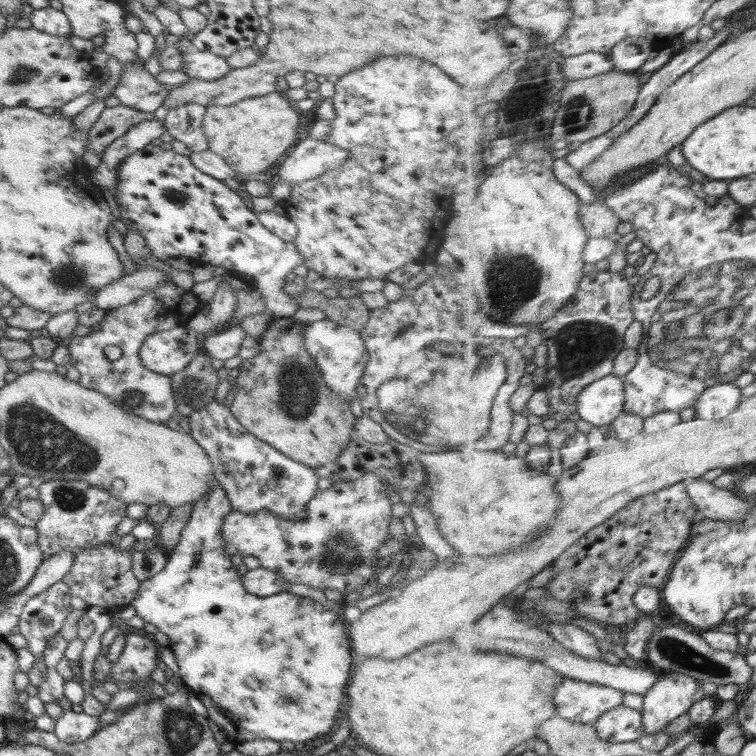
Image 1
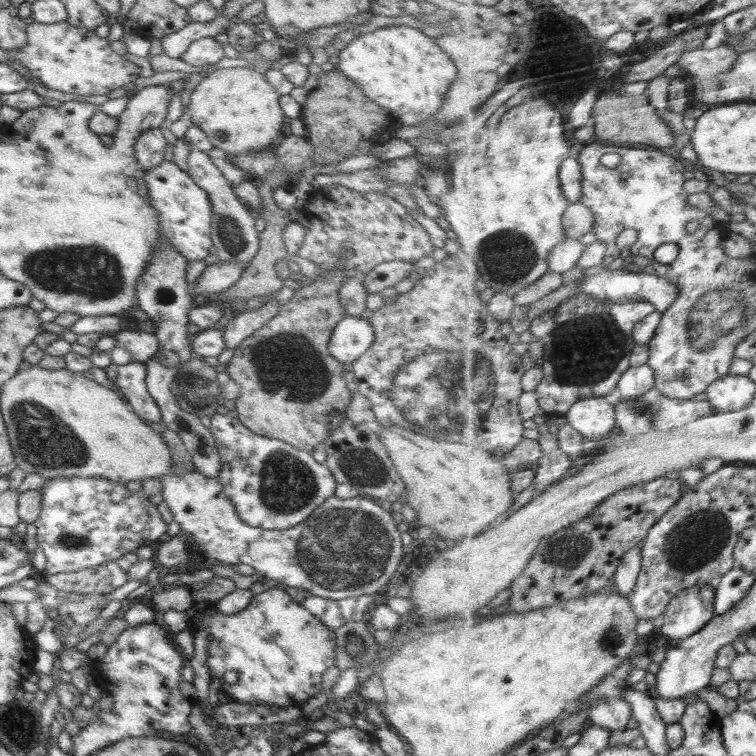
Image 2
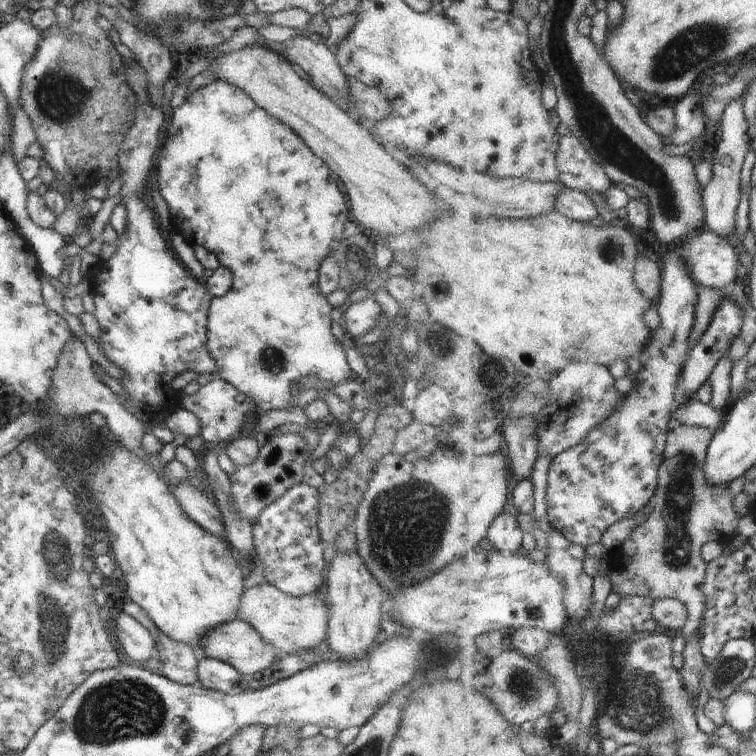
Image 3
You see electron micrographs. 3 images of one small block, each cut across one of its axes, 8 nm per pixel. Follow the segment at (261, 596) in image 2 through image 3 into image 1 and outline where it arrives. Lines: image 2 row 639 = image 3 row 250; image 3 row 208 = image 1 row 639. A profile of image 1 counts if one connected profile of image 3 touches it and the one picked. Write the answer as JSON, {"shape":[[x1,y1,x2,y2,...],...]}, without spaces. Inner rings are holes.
{"shape":[[214,479,211,482,210,490,202,498,192,502,192,505,191,518,186,524,178,544,170,552,167,552,166,565,156,575,140,583,137,595,130,602,130,605,134,606,137,615,142,617,144,622,154,624,160,632,164,632,168,636,170,640,168,646,176,658,178,673,183,684,206,706,208,720,210,719,218,725,218,728,226,734,228,742,235,744,250,742,251,740,268,739,276,742,290,740,290,742,301,747,308,740,313,740,317,736,322,736,322,734,334,730,340,715,345,711,346,704,342,704,342,702,344,702,344,690,346,690,346,684,348,684,348,678,350,678,350,664,352,664,352,658,350,657,351,642,346,631,348,629,347,623,341,617,338,617,334,611,330,611,321,603,309,597,294,595,286,591,265,597,246,592,241,576,238,575,237,567,230,561,230,554,225,551,223,538,221,537,224,520,226,520,227,514,230,514,230,511,233,510,224,489]]}

